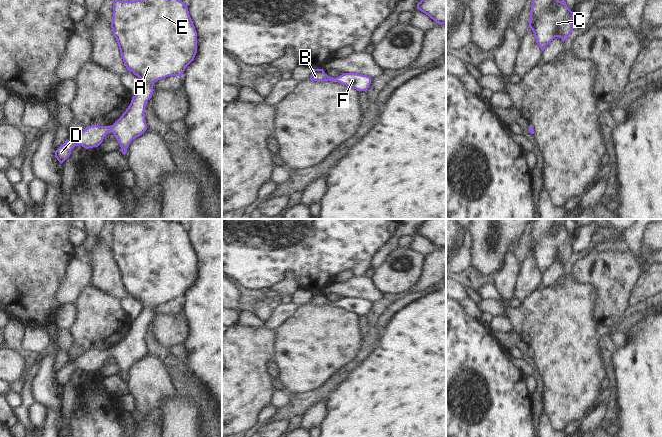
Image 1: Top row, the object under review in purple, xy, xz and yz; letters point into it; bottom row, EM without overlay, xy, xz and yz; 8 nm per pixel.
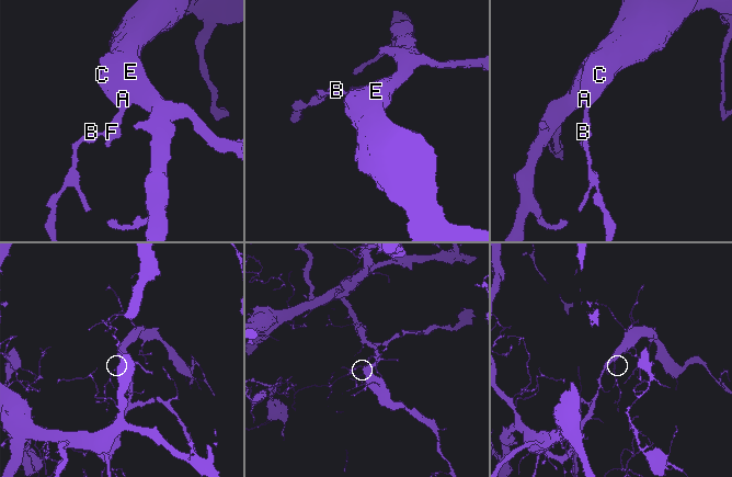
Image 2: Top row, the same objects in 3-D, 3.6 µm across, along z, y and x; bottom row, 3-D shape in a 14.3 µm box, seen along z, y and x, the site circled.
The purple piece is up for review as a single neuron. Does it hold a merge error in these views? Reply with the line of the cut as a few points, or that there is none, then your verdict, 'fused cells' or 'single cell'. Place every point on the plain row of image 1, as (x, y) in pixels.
no cut; single cell

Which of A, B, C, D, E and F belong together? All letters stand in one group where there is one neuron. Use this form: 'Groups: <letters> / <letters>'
Groups: A B C D E F.

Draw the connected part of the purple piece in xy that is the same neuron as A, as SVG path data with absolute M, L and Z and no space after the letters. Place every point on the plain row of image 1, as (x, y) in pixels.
M145 219L136 225L114 224L111 252L127 294L142 305L141 313L111 351L87 350L73 365L61 369L55 375L61 388L75 370L98 371L110 356L125 379L131 365L147 354L144 336L154 307L168 300L181 301L197 277L197 256L179 221Z

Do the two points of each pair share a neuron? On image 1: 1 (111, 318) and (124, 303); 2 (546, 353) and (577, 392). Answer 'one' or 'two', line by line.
1: two
2: one

